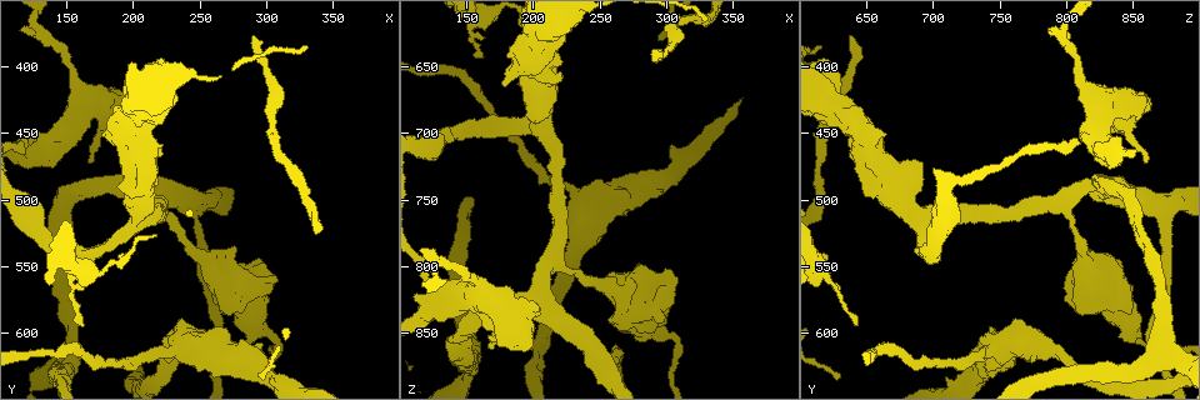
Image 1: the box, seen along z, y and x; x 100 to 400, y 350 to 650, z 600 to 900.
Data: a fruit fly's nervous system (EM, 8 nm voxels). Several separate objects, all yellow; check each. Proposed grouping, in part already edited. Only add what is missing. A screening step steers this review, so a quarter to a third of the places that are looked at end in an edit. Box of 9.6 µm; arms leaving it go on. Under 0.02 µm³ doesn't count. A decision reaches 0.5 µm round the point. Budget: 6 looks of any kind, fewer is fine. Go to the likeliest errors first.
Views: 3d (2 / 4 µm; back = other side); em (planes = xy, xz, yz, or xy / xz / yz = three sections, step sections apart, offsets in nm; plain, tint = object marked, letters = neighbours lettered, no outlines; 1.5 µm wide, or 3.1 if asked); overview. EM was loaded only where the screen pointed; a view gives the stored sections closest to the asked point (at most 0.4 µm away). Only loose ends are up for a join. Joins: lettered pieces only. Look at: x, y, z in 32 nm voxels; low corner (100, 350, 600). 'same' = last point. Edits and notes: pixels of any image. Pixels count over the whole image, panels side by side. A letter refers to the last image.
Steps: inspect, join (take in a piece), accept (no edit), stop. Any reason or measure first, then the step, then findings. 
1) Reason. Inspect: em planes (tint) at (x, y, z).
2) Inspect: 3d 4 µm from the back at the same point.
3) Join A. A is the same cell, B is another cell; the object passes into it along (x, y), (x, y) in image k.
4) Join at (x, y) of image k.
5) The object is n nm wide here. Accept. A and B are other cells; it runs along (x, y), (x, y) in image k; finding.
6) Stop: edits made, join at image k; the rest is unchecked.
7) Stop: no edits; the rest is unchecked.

Tapers out. Inspect: em yz step 4 (plain) at (290, 380, 640).

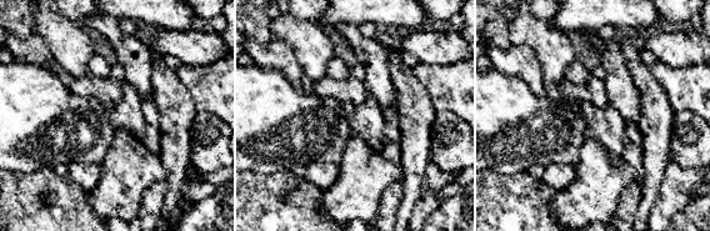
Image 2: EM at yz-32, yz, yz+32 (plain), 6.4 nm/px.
Inspect: em yz step 4 (letters) at the same point.

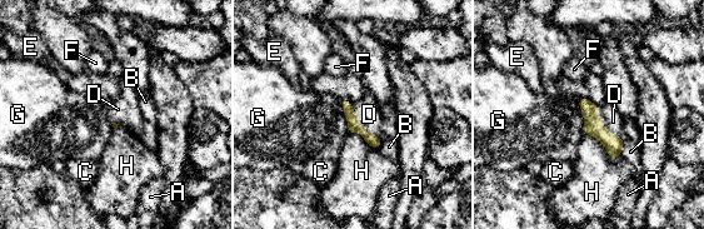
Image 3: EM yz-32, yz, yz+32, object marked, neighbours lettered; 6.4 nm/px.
Join D. D is the same cell, A, B, C, E, F, G and H are other cells; the object passes into it along (353, 124), (360, 123), (369, 114) in image 3; the neuron continues.

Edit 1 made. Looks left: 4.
Inspect: overview.

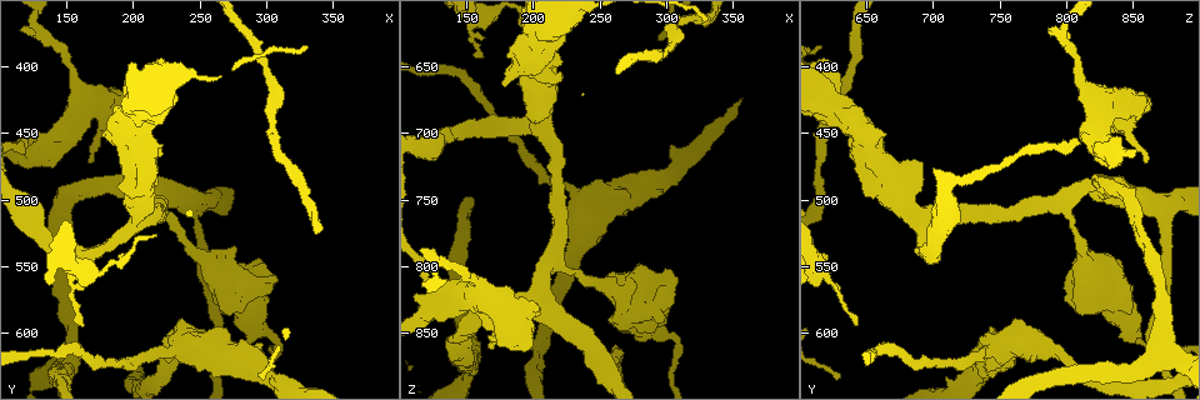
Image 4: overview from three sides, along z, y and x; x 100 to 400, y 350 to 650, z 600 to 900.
Thin end. Inspect: 3d 4 µm from the back at (164, 592, 644).

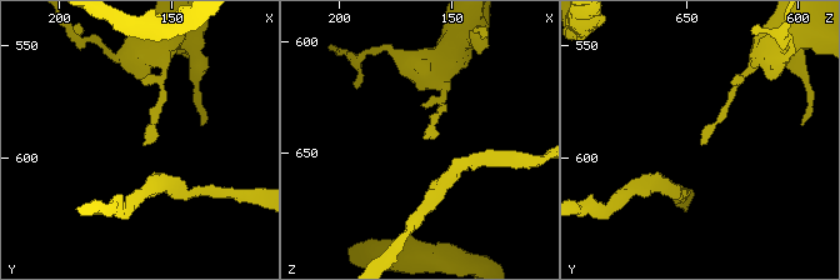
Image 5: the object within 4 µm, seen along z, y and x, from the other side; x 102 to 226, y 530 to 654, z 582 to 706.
Need the tissue. Inspect: em xy step 4 (letters) at (163, 594, 645).

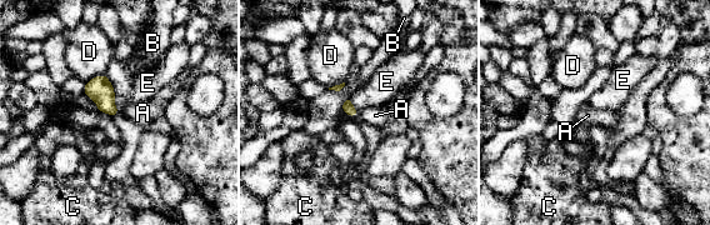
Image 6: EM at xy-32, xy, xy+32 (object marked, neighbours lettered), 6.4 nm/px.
Join A. A is the same cell, B, C, D and E are other cells; the object passes into it along (348, 108), (350, 115), (375, 115) in image 6; the neuron continues.

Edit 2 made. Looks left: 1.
Stop: edits made, join at image 3, join at image 6; the rest is unchecked.

